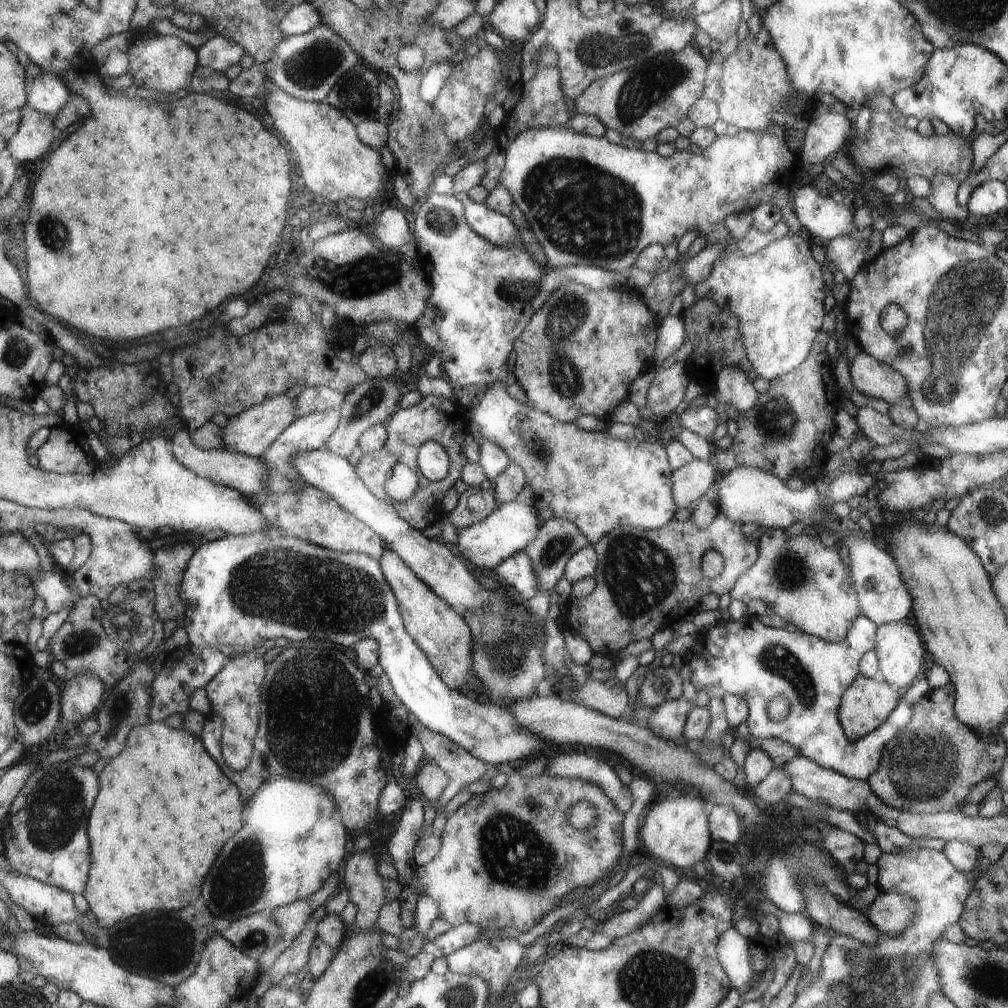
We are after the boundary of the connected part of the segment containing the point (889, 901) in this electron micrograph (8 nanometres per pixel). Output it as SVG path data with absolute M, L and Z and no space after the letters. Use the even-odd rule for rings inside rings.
M880 891L865 908L864 917L875 930L883 934L899 934L913 922L915 900L905 893Z

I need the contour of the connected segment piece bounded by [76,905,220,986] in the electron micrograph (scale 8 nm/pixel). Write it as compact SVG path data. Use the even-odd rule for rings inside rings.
M203 905L199 910L187 906L179 912L151 912L147 916L133 916L131 920L125 920L123 924L115 924L111 928L101 925L93 911L84 912L76 921L85 934L86 942L107 948L111 956L115 956L115 960L119 960L118 963L123 964L123 968L129 972L165 982L169 986L177 986L195 974L207 942L213 936L220 935L212 925L214 918L209 906Z

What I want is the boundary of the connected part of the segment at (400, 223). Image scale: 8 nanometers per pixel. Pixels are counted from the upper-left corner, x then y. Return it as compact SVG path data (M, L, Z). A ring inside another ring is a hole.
M383 206L378 210L373 229L370 231L386 250L397 250L413 238L404 209Z

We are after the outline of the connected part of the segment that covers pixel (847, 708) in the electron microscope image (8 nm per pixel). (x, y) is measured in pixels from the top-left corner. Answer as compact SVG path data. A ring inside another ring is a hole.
M859 674L855 676L851 684L847 685L837 706L838 721L847 740L856 741L865 738L868 733L875 730L887 718L887 715L891 714L901 693L902 690L895 685L874 678L865 678Z

